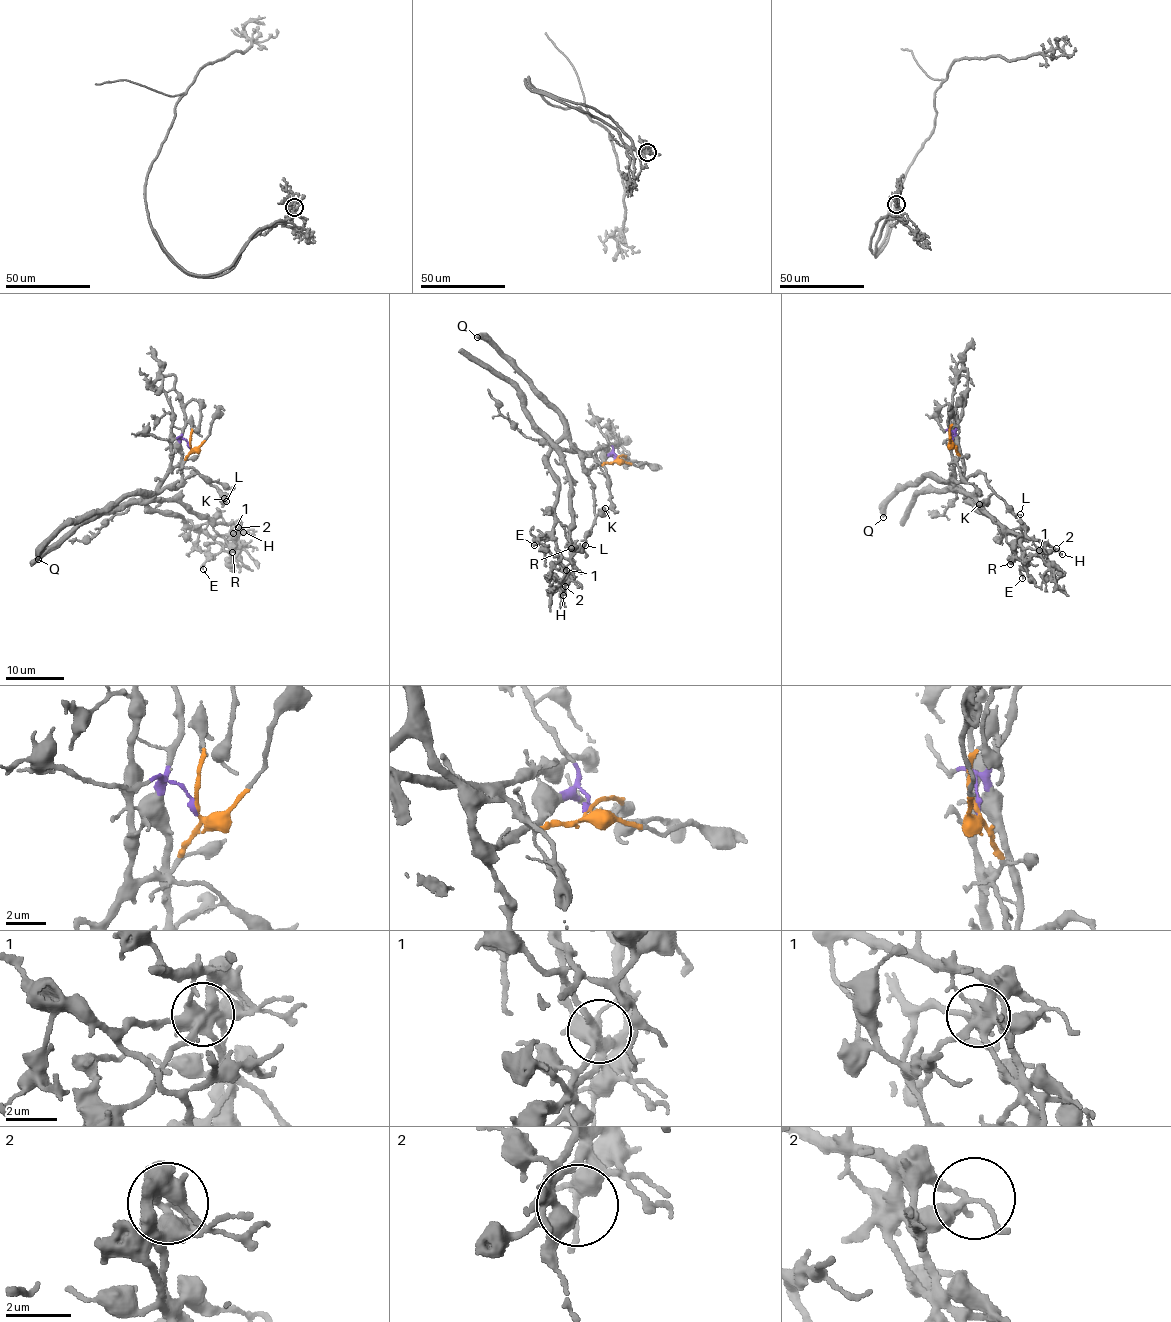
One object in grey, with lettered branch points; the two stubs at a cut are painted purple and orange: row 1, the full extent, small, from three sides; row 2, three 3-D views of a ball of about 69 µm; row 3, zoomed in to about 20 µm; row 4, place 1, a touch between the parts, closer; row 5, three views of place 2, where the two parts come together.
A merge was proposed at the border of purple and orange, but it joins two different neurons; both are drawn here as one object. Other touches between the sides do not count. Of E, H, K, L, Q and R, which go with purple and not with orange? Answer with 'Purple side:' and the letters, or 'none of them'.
Purple side: K, L, Q

